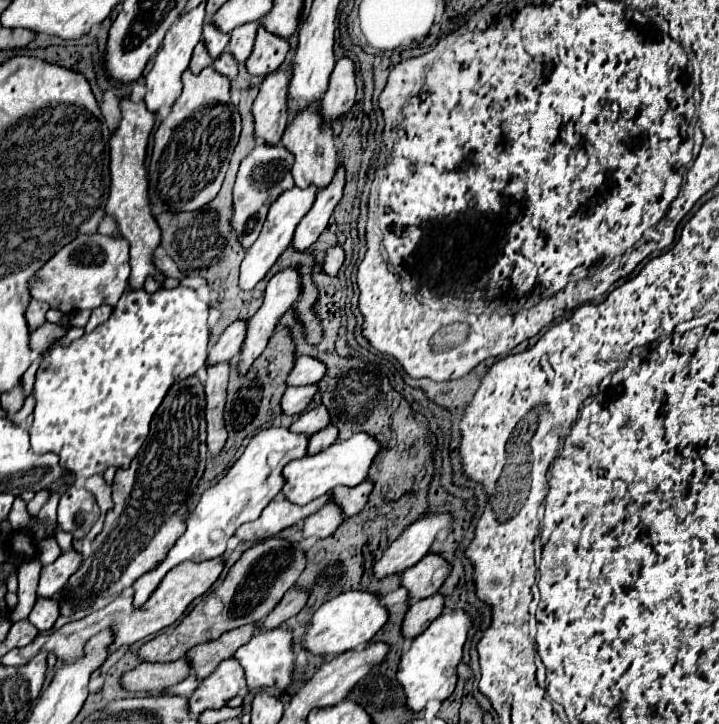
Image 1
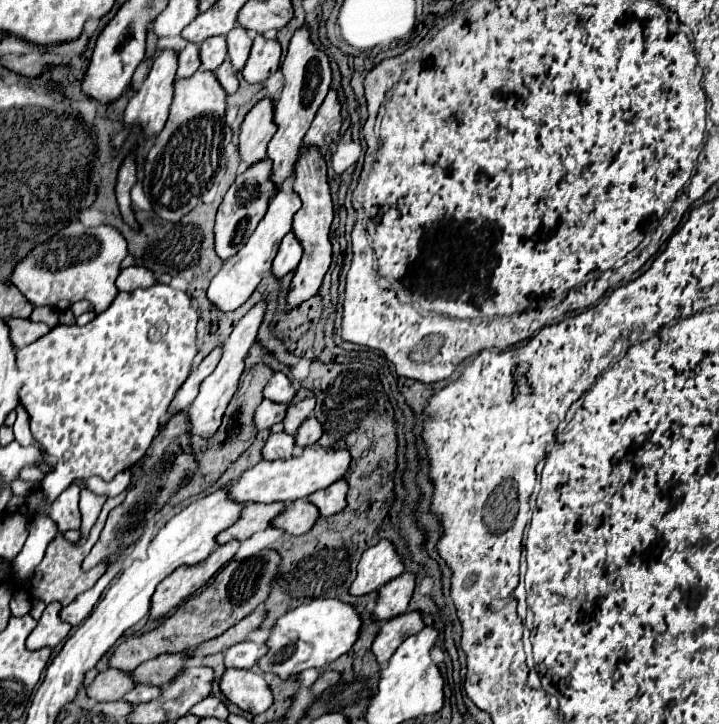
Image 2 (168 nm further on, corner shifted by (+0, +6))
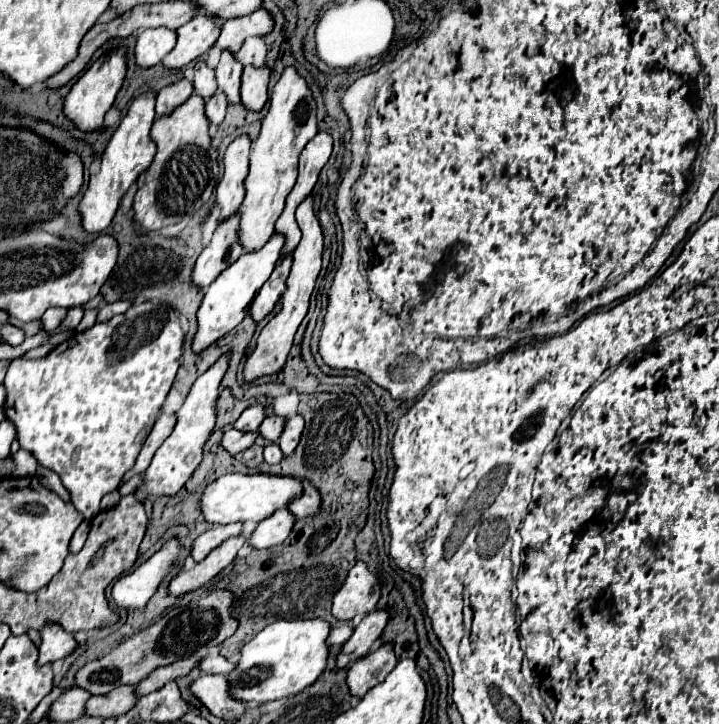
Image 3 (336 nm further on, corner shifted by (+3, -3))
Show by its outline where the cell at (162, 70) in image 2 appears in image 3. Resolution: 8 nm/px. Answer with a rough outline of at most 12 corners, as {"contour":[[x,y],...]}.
{"contour":[[155,93],[131,103],[79,201],[85,233],[101,233],[149,169]]}

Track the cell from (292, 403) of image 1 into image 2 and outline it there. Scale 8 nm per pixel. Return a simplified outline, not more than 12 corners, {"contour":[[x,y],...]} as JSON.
{"contour":[[264,400],[256,410],[258,430],[284,420],[288,404]]}

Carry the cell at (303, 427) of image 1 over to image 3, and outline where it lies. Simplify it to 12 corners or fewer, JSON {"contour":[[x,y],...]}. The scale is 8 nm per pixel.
{"contour":[[269,415],[259,425],[259,435],[277,441],[285,419]]}

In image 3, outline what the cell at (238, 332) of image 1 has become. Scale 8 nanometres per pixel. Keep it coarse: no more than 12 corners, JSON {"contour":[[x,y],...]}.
{"contour":[[159,415],[139,457],[135,469],[123,477],[127,483],[149,467],[159,445],[171,435],[175,415]]}

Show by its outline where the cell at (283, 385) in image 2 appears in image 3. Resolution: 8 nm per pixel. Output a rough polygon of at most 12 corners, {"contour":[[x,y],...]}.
{"contour":[[263,405],[247,407],[233,429],[255,431],[265,417]]}

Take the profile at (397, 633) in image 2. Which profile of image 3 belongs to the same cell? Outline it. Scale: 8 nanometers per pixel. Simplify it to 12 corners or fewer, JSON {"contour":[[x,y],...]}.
{"contour":[[381,645],[347,669],[347,687],[363,697],[397,665],[393,645]]}

